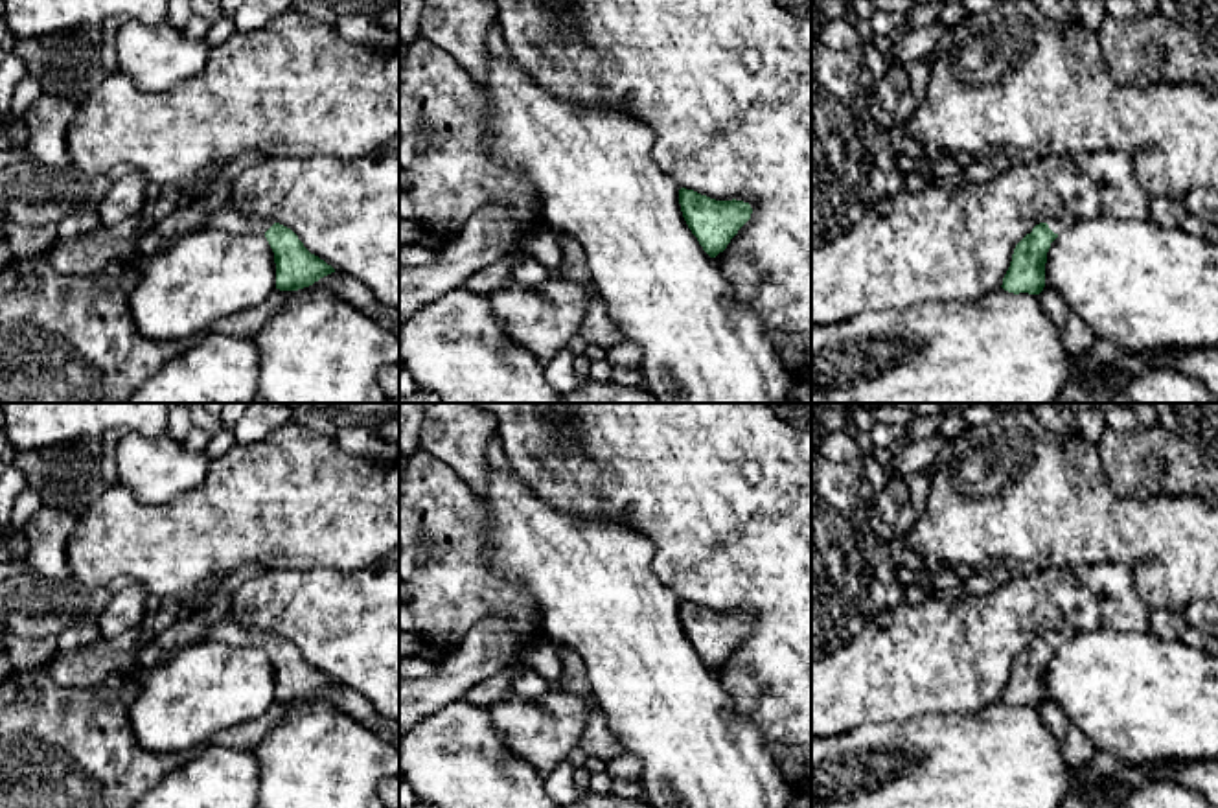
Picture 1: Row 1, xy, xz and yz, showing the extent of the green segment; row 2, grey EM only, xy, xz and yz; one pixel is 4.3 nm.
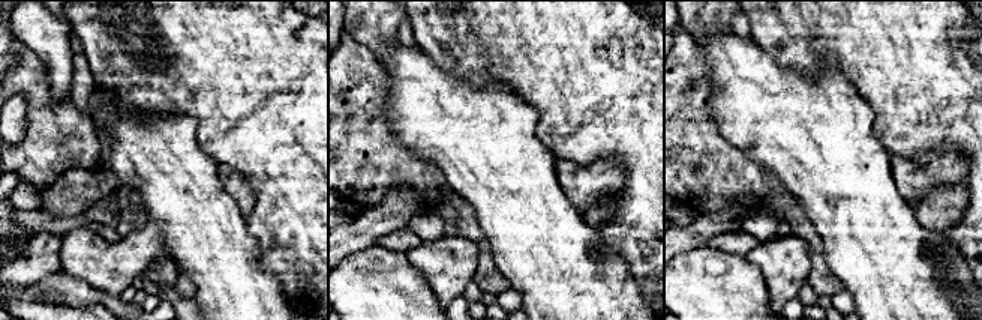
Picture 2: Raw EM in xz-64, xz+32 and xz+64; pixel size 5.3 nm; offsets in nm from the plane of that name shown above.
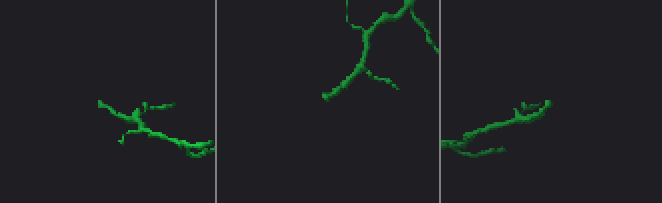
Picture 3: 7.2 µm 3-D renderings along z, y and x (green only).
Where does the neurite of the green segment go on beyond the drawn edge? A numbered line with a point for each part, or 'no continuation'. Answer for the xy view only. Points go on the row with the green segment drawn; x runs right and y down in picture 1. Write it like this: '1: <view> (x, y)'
1: xy (227, 218)

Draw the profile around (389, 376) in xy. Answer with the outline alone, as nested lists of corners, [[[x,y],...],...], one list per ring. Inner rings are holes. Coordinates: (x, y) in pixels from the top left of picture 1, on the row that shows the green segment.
[[[399,363],[379,368],[377,379],[386,399],[399,403]]]

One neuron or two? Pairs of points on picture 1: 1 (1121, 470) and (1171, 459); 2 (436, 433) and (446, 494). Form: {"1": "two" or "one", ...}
{"1": "one", "2": "two"}

